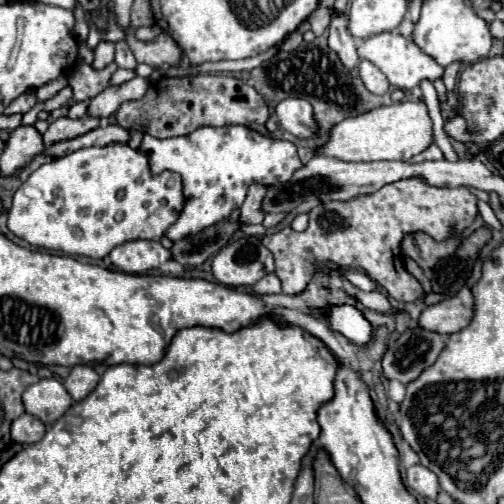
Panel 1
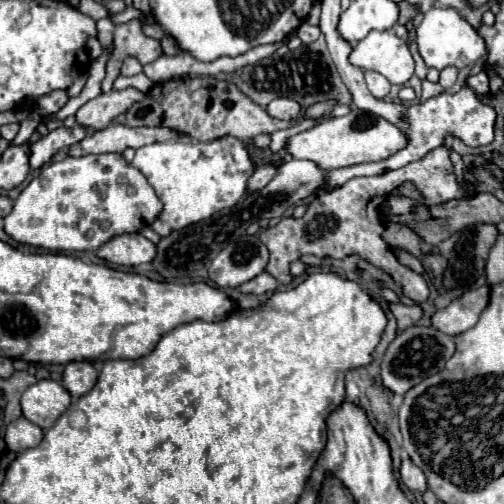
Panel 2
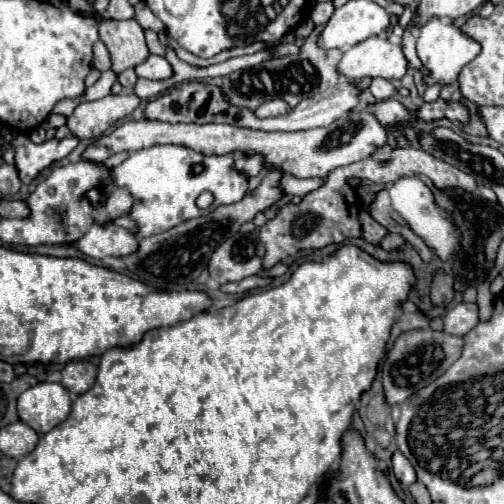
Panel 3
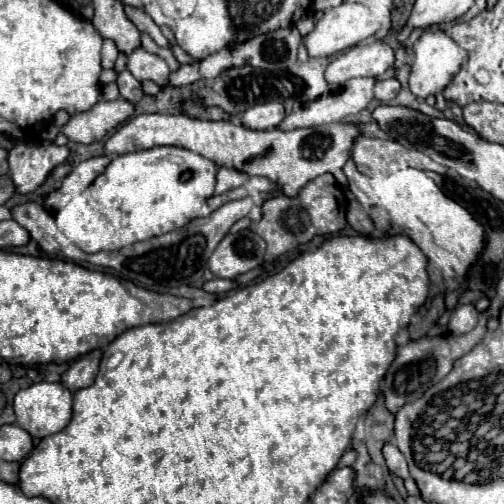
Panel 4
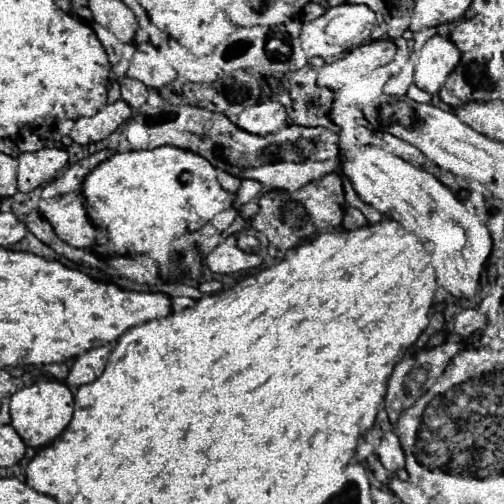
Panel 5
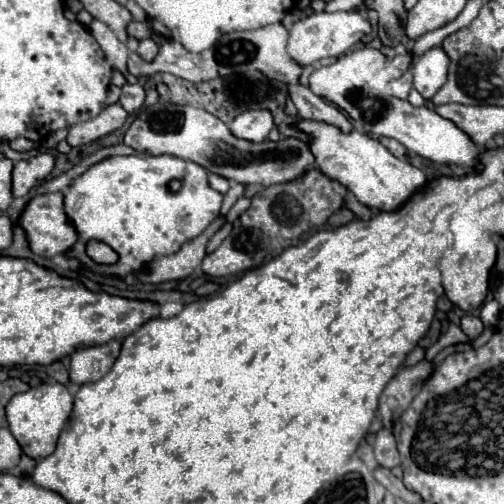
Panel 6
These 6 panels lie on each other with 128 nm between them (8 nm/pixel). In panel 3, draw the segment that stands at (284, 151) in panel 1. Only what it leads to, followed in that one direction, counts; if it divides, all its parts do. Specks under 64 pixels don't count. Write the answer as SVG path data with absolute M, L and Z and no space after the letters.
M174 144L152 146L152 148L132 152L120 166L112 168L104 190L110 192L114 188L128 188L134 200L128 216L138 226L136 236L146 238L152 234L160 234L168 228L174 228L184 220L206 216L212 208L208 210L196 208L196 198L204 190L210 190L212 194L216 194L216 206L238 202L246 194L248 182L246 182L246 176L232 170L232 164L234 164L232 154L202 156L186 146L174 146Z

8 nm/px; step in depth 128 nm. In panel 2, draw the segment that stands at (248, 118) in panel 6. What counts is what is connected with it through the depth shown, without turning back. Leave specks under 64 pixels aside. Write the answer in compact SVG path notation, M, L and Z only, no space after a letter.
M276 98L266 106L266 112L274 118L292 120L292 118L300 116L300 106L294 100L288 100L288 98Z

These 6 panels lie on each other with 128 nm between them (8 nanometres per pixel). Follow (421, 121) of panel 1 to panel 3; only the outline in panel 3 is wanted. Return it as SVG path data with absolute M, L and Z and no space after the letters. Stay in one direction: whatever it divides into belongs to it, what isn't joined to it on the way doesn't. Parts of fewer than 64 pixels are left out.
M368 110L362 112L350 112L348 116L332 122L326 128L312 128L302 132L262 132L262 130L250 130L230 124L170 124L170 122L158 122L158 120L130 120L120 126L116 126L112 132L104 134L100 140L90 144L82 158L92 162L102 162L110 158L116 152L134 152L142 148L150 148L156 144L180 144L186 148L192 148L204 156L224 156L230 152L240 152L246 156L260 154L264 156L264 166L268 170L278 170L292 174L296 178L324 178L328 172L340 166L348 166L352 162L358 162L366 156L370 156L376 148L384 146L388 142L384 126L376 120L374 114Z

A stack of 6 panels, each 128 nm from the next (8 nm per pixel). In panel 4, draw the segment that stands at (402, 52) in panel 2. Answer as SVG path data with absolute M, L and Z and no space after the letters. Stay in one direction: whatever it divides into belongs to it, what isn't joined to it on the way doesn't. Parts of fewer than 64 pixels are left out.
M374 36L353 47L331 58L324 72L330 84L344 84L346 80L360 76L378 78L394 64L394 50Z

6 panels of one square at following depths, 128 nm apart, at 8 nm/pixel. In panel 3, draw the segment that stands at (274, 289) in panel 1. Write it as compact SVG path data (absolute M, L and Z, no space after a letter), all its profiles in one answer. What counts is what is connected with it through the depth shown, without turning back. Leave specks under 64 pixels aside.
M248 276L240 282L228 282L228 284L222 284L220 290L222 292L228 292L228 294L244 294L252 288L258 288L258 286L268 286L270 284L270 278L260 278L260 276Z

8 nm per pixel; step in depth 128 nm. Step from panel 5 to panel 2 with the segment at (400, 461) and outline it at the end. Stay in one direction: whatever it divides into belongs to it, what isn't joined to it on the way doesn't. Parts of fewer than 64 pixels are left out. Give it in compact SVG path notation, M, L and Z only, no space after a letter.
M408 456L402 458L400 478L402 478L402 482L404 482L412 492L424 492L426 486L428 486L424 472L420 472L420 468L416 468Z

